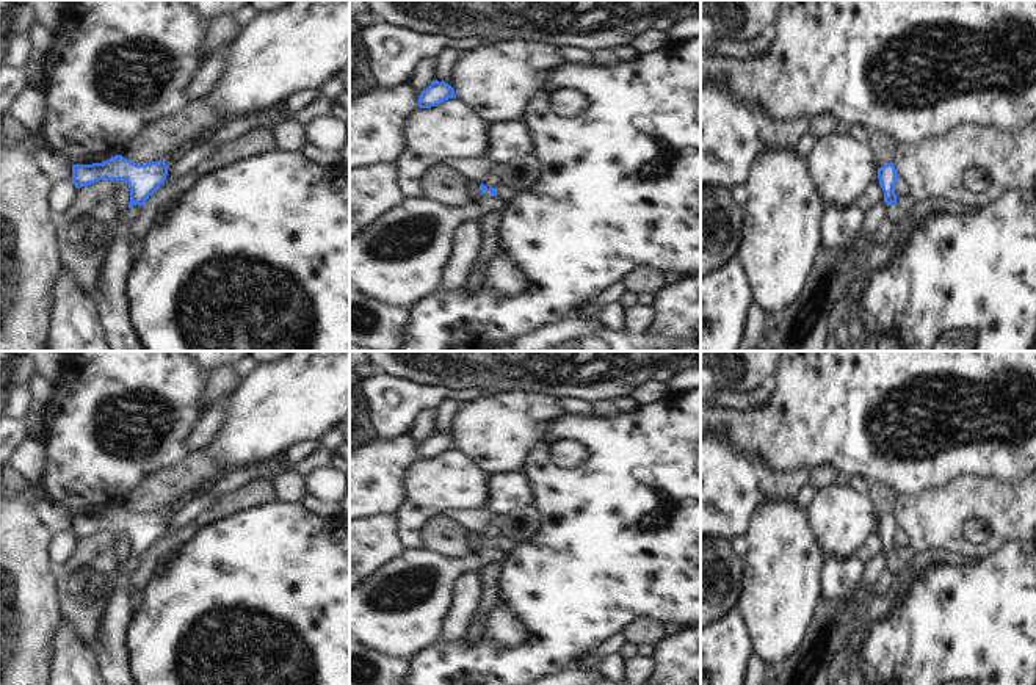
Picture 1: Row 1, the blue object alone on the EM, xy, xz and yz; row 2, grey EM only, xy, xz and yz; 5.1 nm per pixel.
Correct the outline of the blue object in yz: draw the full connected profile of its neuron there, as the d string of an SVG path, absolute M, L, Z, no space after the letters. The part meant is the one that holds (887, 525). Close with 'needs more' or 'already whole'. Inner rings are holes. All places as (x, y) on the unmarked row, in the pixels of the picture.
M887 514L878 519L878 530L884 542L884 553L887 555L887 569L890 571L893 580L895 602L892 605L890 613L895 614L903 608L903 605L906 603L906 600L909 599L925 572L928 569L937 569L939 564L914 567L900 560L895 545L898 524L893 514Z; needs more

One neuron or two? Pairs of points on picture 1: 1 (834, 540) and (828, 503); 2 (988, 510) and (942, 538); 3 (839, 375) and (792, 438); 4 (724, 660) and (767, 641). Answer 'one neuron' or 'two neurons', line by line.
1: one neuron
2: one neuron
3: one neuron
4: two neurons

